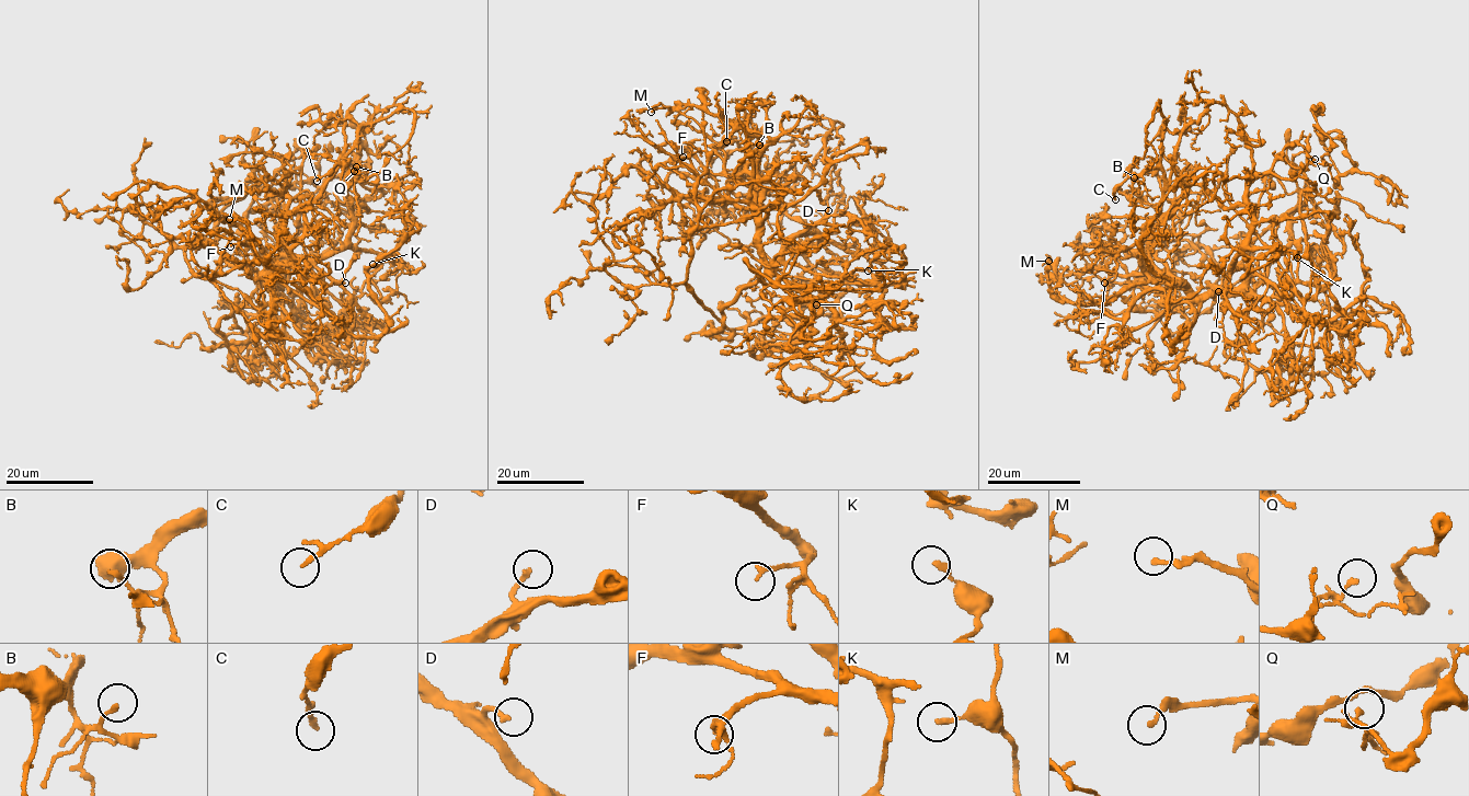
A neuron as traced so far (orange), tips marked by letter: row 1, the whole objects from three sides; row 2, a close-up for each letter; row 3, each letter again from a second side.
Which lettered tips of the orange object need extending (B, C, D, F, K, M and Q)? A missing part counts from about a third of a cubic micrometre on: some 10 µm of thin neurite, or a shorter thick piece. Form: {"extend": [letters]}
{"extend": []}

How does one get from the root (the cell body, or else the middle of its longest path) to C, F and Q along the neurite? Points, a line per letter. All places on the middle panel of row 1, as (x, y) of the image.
C: (771, 267), (760, 243), (755, 179), (748, 162), (739, 166), (752, 181), (756, 162), (735, 139), (726, 141)
F: (771, 267), (761, 246), (754, 211), (719, 195), (697, 173), (688, 158), (683, 157)
Q: (771, 267), (794, 237), (817, 237), (818, 242), (798, 245), (808, 263), (801, 276), (819, 291), (816, 304)

